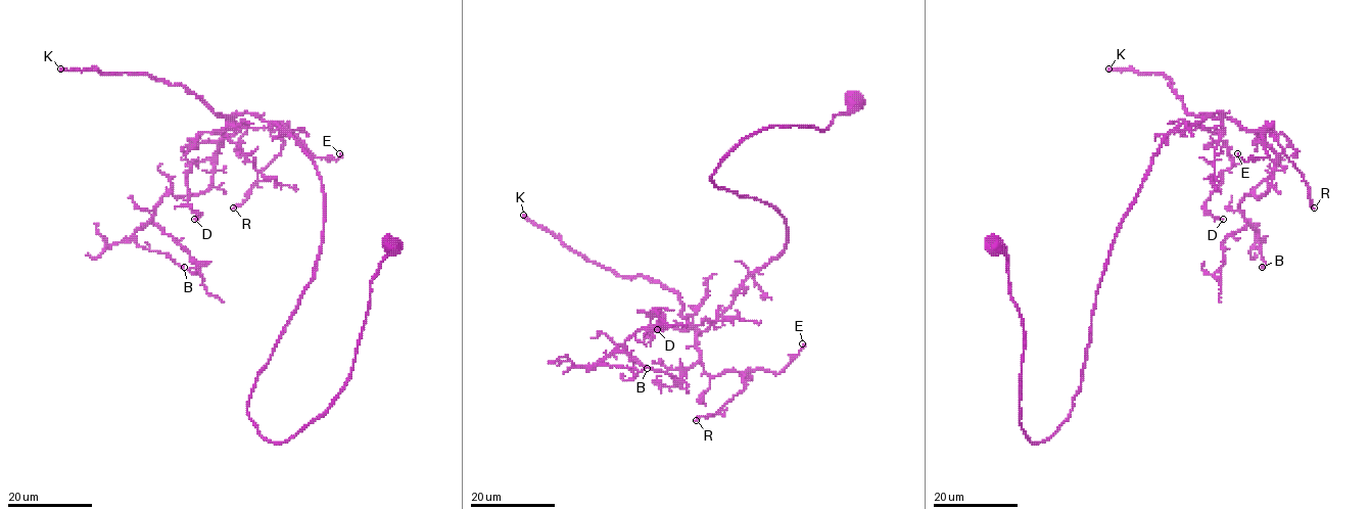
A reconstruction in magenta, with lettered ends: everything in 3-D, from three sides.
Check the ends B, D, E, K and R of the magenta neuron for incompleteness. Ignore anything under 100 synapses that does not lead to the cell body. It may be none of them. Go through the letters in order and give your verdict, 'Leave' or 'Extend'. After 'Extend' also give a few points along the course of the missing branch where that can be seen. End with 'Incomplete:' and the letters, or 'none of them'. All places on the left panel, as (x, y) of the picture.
B: Leave
D: Leave
E: Leave
K: Extend
R: Leave
Incomplete: K

